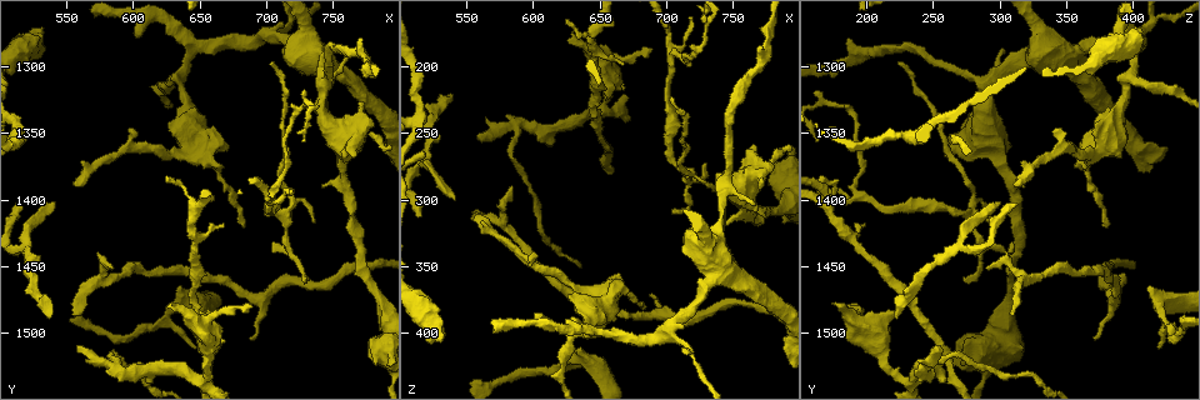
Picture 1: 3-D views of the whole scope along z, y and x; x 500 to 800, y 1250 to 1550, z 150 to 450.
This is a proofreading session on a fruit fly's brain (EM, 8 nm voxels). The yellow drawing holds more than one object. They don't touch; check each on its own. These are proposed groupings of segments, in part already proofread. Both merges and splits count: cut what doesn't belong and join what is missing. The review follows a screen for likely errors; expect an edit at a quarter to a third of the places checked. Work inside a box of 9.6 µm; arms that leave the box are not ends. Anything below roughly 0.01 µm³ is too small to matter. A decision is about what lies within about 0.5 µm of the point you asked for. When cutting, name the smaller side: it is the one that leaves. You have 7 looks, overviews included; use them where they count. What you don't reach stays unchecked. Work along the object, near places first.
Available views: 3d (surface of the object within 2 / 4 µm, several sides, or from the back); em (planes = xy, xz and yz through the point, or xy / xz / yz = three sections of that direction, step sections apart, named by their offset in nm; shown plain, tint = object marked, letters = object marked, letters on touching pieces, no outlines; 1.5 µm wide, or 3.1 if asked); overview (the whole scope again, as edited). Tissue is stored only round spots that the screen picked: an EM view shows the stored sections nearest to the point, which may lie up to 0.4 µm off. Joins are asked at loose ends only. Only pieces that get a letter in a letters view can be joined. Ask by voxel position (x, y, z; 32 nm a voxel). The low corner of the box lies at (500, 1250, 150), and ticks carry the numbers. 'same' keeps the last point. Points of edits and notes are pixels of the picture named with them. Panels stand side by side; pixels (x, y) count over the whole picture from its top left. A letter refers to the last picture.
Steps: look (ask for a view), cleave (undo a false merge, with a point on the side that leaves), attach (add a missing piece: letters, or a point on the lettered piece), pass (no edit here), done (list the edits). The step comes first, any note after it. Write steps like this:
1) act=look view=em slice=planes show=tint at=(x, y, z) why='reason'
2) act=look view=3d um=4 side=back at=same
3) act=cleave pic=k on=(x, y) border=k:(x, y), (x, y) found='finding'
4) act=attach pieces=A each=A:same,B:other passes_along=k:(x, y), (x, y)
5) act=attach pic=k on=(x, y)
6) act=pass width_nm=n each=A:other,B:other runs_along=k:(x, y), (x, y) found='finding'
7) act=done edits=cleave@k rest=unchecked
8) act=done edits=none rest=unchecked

act=look view=3d um=4 at=(524, 1282, 400) why='calibre changes'

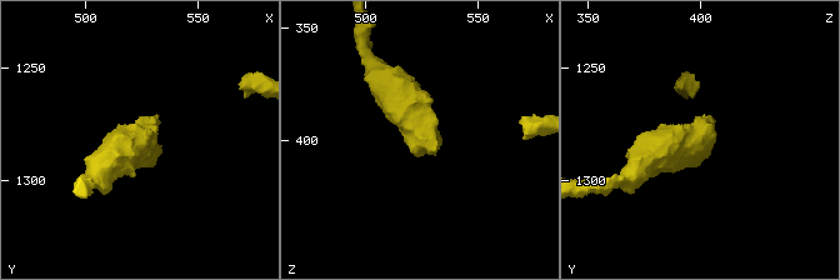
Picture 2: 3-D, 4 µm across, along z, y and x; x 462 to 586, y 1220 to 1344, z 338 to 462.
act=look view=em slice=xz step=4 show=tint at=(524, 1282, 397)

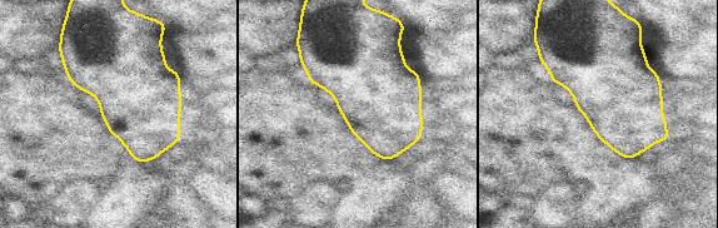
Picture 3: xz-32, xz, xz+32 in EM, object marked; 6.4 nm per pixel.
act=look view=em slice=planes show=letters at=same

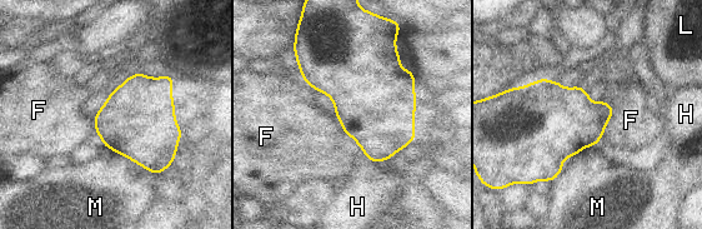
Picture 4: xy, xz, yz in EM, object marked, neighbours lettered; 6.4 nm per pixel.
act=pass each=F:other,H:other,L:other,M:other border=4:(602, 99), (612, 115), (601, 139) found='continuous, no second neuron'

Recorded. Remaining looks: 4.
act=look view=em um=3.1 slice=planes show=letters at=(646, 1286, 400) why='branch point'

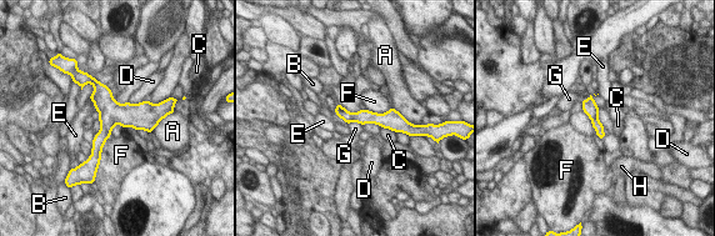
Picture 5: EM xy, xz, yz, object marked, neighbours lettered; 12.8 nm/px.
act=pass longest_contact=F:340nm each=A:other,B:other,C:other,D:other,E:other,F:other,G:other,H:other found='continuous, no second neuron'

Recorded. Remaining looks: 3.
act=look view=em slice=planes show=letters at=(650, 1512, 420) why='branch stops here'

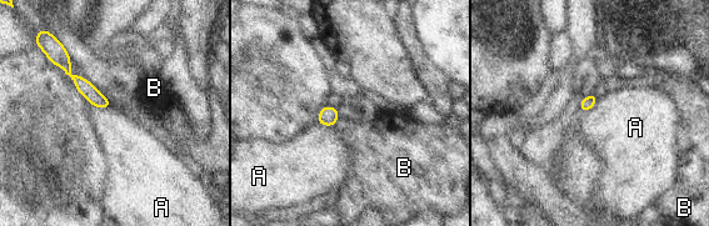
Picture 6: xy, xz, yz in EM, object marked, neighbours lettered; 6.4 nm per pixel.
act=pass each=A:other,B:other border=6:(91, 105), (101, 108), (113, 106) found='no lettered piece goes on from it'

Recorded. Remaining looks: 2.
act=done edits=none rest=unchecked

